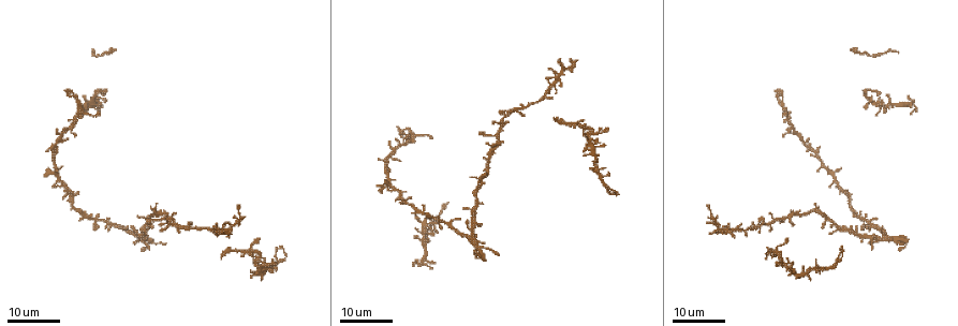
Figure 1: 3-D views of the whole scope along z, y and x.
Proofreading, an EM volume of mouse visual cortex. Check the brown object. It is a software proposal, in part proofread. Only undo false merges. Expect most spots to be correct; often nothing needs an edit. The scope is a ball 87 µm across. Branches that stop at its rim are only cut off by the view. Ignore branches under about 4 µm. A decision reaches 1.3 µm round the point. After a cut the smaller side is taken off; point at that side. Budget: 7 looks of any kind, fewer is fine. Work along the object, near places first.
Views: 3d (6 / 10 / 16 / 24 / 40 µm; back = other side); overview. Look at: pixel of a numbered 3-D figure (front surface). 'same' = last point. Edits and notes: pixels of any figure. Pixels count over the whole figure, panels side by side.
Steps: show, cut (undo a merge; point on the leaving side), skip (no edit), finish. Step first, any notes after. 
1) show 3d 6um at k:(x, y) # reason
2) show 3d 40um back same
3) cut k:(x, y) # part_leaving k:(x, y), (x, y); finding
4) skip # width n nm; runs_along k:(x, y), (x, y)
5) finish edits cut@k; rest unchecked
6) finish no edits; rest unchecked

show 3d 24um at 1:(584, 128) # four or more arms meet

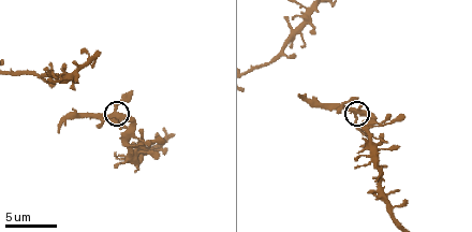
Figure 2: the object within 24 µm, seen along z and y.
show 3d 10um at 2:(116, 111)

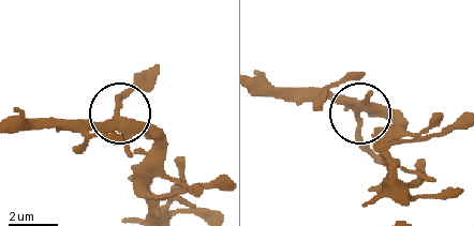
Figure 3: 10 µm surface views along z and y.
skip # continuous, no second cell

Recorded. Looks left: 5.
show 3d 10um at 2:(283, 55) # branch point

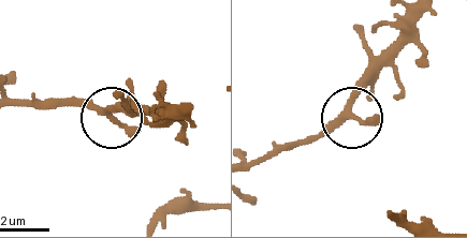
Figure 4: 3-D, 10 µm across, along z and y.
skip # arms 3; continuous, no second cell

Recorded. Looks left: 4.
show 3d 24um at 1:(474, 235)

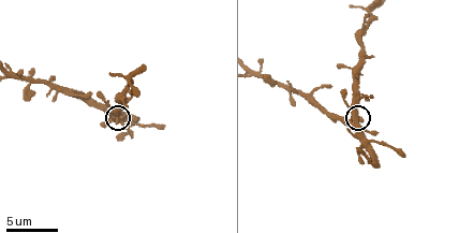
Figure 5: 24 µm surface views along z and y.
show 3d 6um at 5:(357, 120)

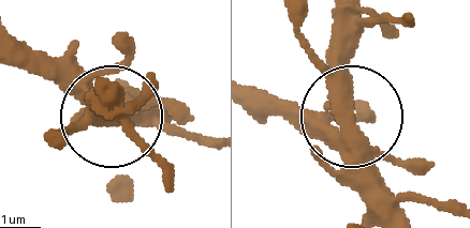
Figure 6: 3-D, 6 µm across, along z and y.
skip # one cell here

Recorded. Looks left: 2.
finish no edits; rest unchecked

